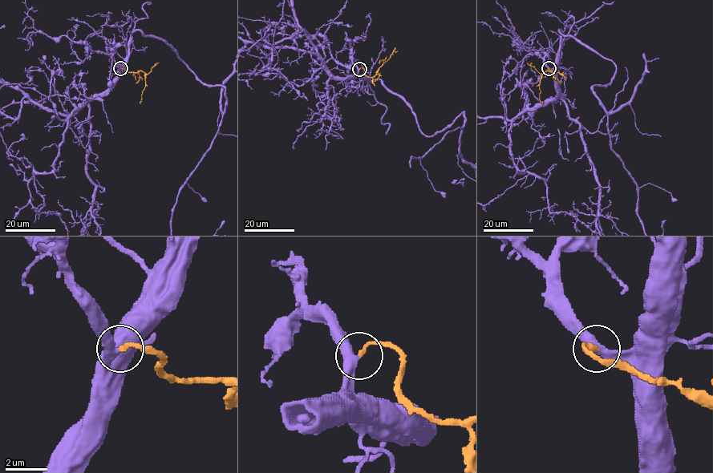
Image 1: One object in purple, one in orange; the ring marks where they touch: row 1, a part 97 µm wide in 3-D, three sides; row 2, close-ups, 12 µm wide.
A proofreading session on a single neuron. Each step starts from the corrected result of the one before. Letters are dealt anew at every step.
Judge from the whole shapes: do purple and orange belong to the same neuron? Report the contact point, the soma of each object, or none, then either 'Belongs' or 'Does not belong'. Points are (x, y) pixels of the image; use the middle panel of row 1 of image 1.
Place: (359, 69). Soma of purple: none. Soma of orange: none. Belongs

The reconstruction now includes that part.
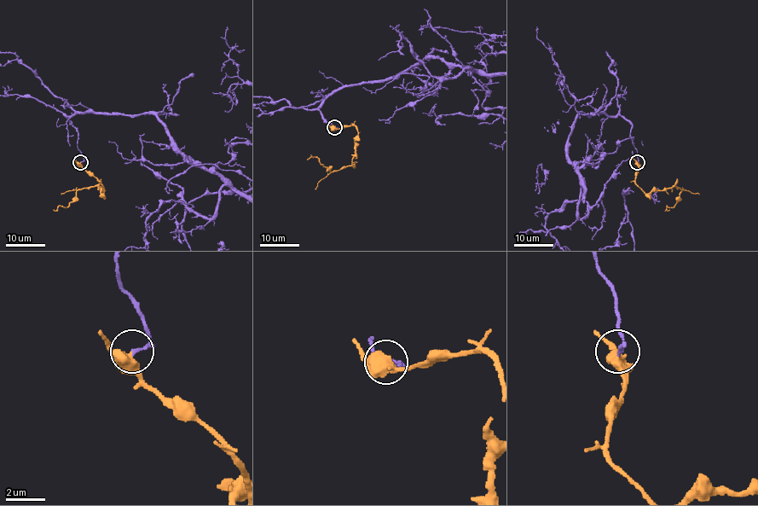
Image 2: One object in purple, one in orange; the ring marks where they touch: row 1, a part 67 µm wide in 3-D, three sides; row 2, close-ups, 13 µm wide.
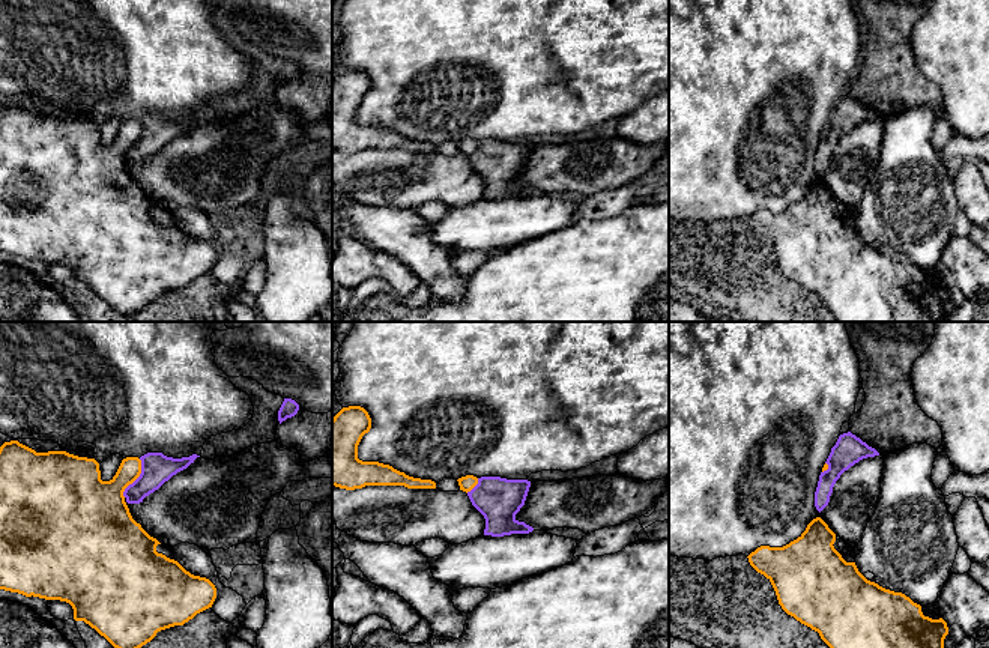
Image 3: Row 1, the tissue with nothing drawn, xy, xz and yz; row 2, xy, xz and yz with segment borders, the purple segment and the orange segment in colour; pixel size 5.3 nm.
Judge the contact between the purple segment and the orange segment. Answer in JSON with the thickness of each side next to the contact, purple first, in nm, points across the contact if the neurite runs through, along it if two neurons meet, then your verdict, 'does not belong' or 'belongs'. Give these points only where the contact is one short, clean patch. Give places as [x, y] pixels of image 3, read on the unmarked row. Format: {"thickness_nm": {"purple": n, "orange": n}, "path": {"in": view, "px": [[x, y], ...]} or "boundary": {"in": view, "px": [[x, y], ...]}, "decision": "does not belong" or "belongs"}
{"thickness_nm": {"purple": 160, "orange": 280}, "boundary": {"in": "xy", "px": [[140, 122], [140, 137], [125, 152], [124, 160]]}, "decision": "does not belong"}

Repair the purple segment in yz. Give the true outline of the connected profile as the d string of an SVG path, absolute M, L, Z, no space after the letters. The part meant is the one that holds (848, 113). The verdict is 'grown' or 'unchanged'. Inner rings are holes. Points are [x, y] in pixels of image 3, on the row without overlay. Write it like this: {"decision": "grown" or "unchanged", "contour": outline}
{"decision": "unchanged", "contour": "M851 95L839 99L827 122L828 132L821 135L815 155L815 170L821 176L830 165L833 150L840 138L863 122L879 116Z"}

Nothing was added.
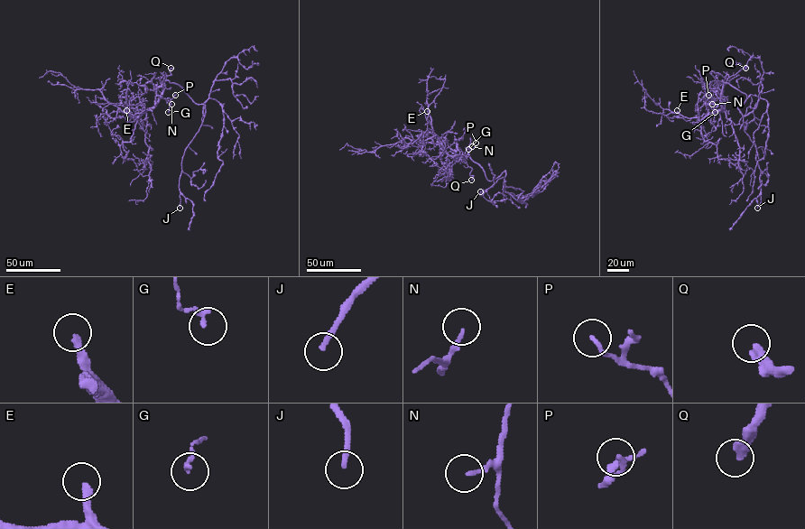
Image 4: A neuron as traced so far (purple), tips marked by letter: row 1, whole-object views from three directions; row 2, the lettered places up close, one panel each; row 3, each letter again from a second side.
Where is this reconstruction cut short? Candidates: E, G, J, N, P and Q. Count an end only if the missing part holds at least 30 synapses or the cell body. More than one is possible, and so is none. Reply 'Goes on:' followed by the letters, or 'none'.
Goes on: E, J, Q

